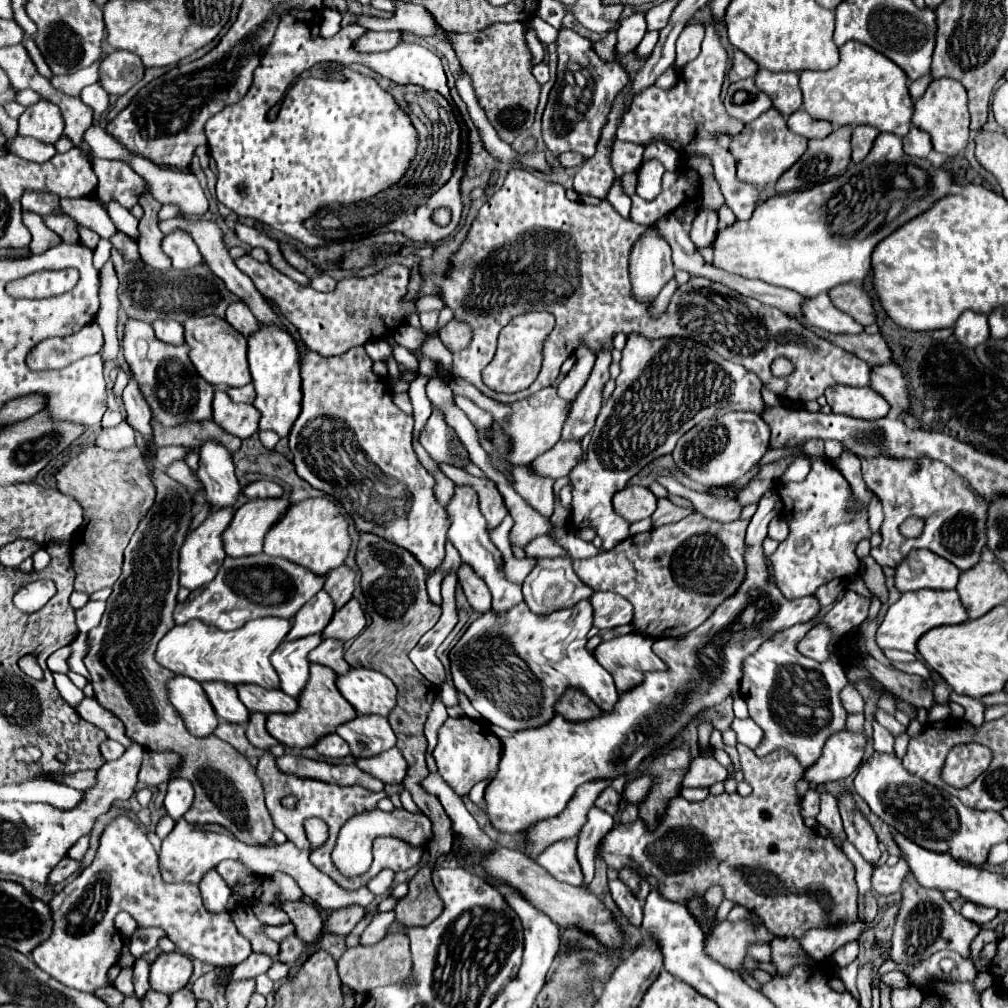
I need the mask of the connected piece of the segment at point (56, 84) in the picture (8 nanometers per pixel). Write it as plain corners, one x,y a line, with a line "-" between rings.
99,62
89,66
89,68
83,68
75,74
67,74
67,76
53,76
51,78
51,84
53,88
69,94
69,96
79,96
79,92
89,86
89,84
95,84
97,82
97,68
99,68

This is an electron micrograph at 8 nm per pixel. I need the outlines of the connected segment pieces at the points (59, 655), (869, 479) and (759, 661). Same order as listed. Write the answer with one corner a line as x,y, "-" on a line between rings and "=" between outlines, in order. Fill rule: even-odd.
63,646
63,648
59,648
57,652
53,652
49,658
47,658
47,666
49,666
49,670
51,672
69,672
69,668
67,668
67,656
69,656
69,648
67,646
=
873,456
865,460
861,458
861,474
867,488
883,504
883,542
881,546
871,548
871,556
881,566
895,568
895,564
901,562
913,548
927,548
955,564
959,570
967,570
979,562
979,554
985,548
985,498
979,494
975,496
969,482
955,474
947,464
925,456
917,460
-
909,516
925,520
925,528
919,538
909,540
899,534
899,524
=
813,622
797,624
797,628
779,632
761,644
761,648
745,660
741,678
741,696
749,704
749,716
761,726
765,736
753,752
763,758
769,752
783,748
805,768
821,756
827,738
845,728
847,718
839,700
839,692
847,686
841,660
831,656
827,662
817,664
803,658
797,650
799,640
803,640
805,632
811,628

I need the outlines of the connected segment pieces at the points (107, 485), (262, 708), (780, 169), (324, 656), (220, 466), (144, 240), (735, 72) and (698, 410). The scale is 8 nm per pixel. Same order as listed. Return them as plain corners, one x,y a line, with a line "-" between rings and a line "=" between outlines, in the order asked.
89,446
79,456
71,458
59,472
57,472
57,488
65,494
75,498
83,506
83,524
75,532
75,540
71,544
71,558
73,558
73,570
75,570
75,592
93,594
101,588
111,588
117,578
121,576
121,564
123,564
123,550
129,544
129,538
137,530
141,518
149,512
155,500
155,486
149,478
149,466
145,464
141,450
137,446
125,448
121,452
105,452
103,448
=
241,684
237,686
237,694
249,712
287,714
297,710
297,698
285,696
281,690
265,690
265,688
257,688
255,684
=
771,108
769,112
763,112
757,120
753,120
753,124
745,124
745,128
731,138
729,152
737,162
737,178
741,182
761,188
777,182
779,176
801,158
805,148
807,148
807,138
789,132
785,118
775,108
=
323,640
317,648
309,652
309,662
317,662
323,666
329,666
337,674
345,674
349,670
349,664
343,660
343,642
339,640
=
217,442
201,446
197,476
205,486
205,496
211,506
211,512
235,504
241,486
235,478
235,466
225,446
=
149,192
145,194
145,200
141,200
141,206
145,210
143,218
139,220
139,254
143,258
143,262
155,270
169,270
171,268
171,260
169,256
165,256
163,248
161,248
161,240
163,234
157,228
157,210
161,208
161,204
157,204
157,200
153,200
153,196
149,196
=
735,50
727,76
729,76
729,82
737,82
737,80
743,80
743,78
753,78
757,74
757,70
759,70
759,66
749,56
=
629,336
623,348
621,358
621,374
617,378
617,388
613,390
611,398
603,404
595,430
591,432
591,442
587,448
587,458
581,460
569,474
573,486
573,524
577,528
593,528
597,536
603,540
601,550
609,550
617,546
621,540
629,536
629,524
615,514
611,506
611,498
615,492
623,490
627,482
649,462
659,456
671,454
677,440
691,430
701,420
721,416
729,410
751,410
761,414
765,410
765,402
761,398
761,380
733,364
729,360
721,360
717,352
707,348
705,344
685,340
685,338
661,338
661,340
645,340
643,336

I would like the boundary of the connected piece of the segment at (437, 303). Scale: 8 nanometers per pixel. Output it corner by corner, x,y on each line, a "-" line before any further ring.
423,296
416,302
417,312
440,311
443,307
444,304
438,296

